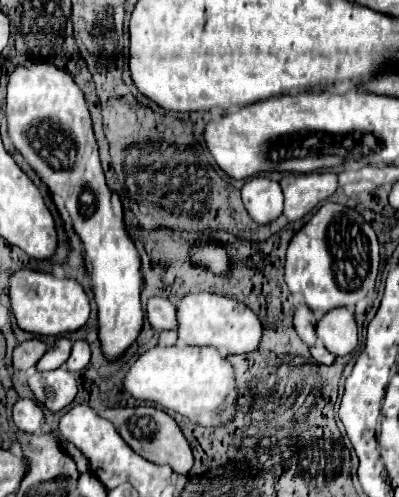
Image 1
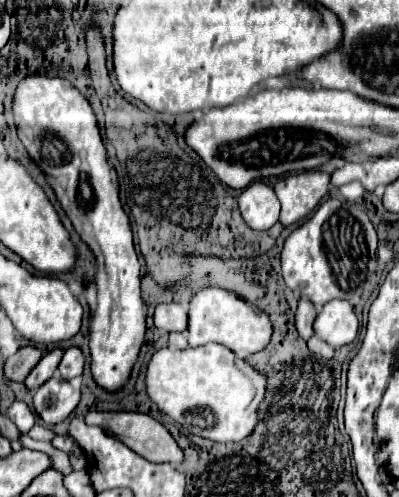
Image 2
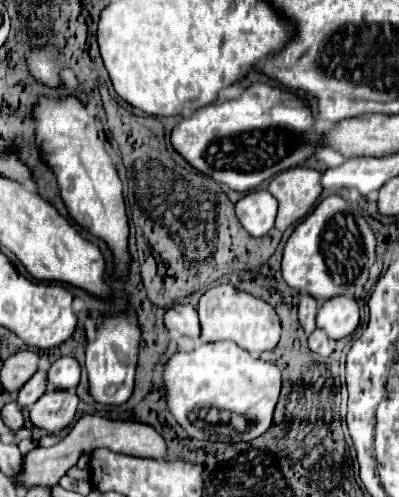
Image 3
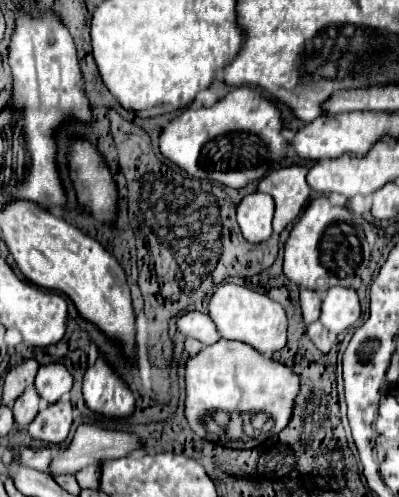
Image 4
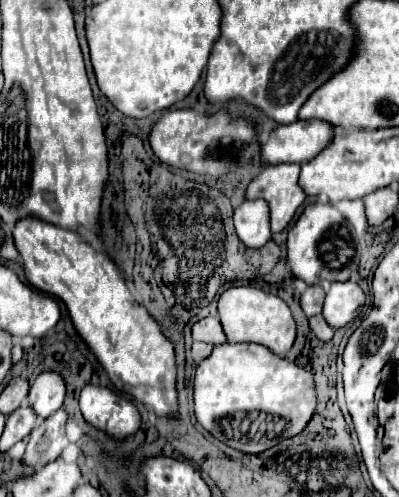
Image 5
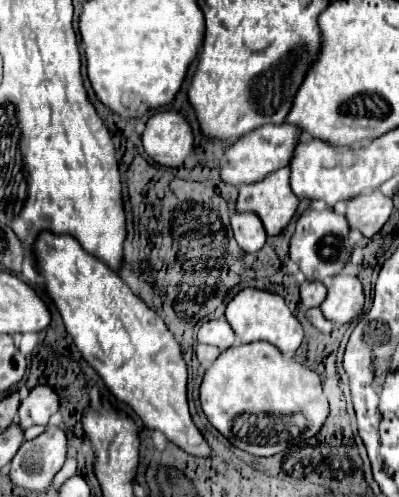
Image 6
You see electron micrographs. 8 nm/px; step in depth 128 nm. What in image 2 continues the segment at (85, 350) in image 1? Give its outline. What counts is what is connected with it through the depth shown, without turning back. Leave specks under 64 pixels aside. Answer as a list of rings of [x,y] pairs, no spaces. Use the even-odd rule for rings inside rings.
[[[76,346],[68,348],[64,352],[64,358],[62,358],[60,366],[58,366],[62,378],[64,380],[70,380],[70,378],[80,376],[82,374],[82,368],[84,368],[84,354],[82,354],[82,350],[76,348]]]

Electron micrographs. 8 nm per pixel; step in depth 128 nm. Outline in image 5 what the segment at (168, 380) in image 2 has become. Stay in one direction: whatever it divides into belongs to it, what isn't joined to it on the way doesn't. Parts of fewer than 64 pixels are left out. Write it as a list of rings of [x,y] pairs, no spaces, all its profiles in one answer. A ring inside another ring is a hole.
[[[224,342],[214,346],[212,354],[196,366],[194,378],[196,420],[204,430],[208,430],[216,438],[220,438],[222,432],[220,442],[234,450],[258,454],[264,448],[278,444],[278,440],[284,438],[284,430],[290,436],[296,436],[310,420],[314,406],[316,392],[312,374],[296,366],[294,362],[272,354],[262,344]]]

